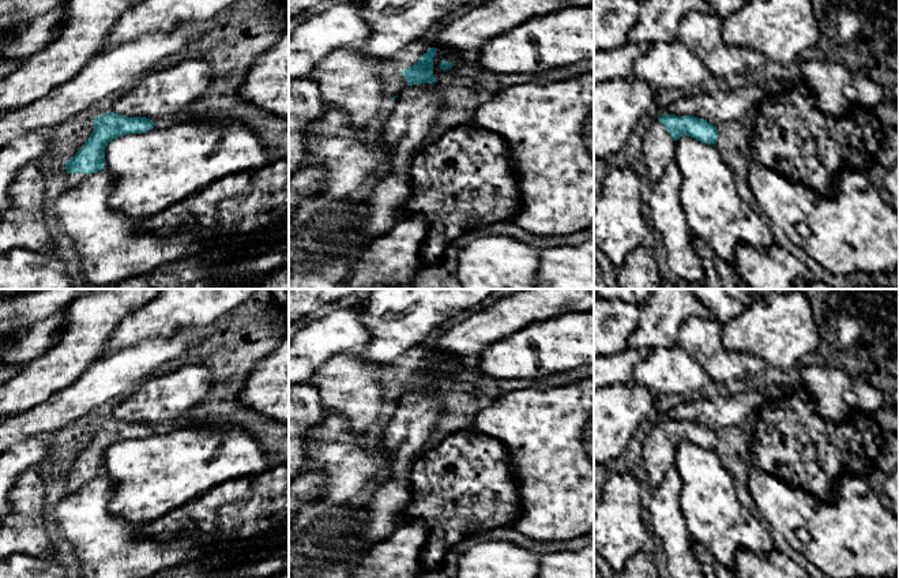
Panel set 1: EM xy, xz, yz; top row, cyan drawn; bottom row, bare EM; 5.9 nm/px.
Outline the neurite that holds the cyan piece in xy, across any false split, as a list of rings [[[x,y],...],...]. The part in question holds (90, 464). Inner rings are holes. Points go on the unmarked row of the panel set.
[[[114,417],[104,419],[93,425],[94,436],[74,463],[64,468],[67,489],[76,491],[89,480],[105,474],[105,453],[121,440],[142,439],[154,434],[146,423],[128,423]]]

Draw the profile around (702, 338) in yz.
[[[691,316],[680,327],[677,344],[689,353],[715,383],[723,383],[733,391],[749,384],[761,383],[767,364],[763,359],[727,349],[722,339],[723,324],[714,316],[701,319]]]

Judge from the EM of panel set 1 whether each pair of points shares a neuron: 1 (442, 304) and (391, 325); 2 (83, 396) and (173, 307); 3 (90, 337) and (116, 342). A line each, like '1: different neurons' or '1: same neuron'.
1: same neuron
2: different neurons
3: different neurons

